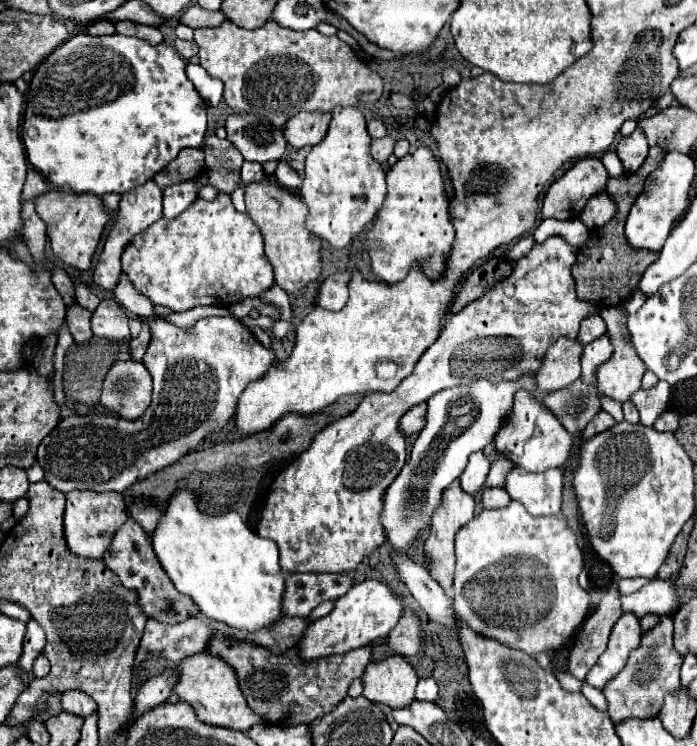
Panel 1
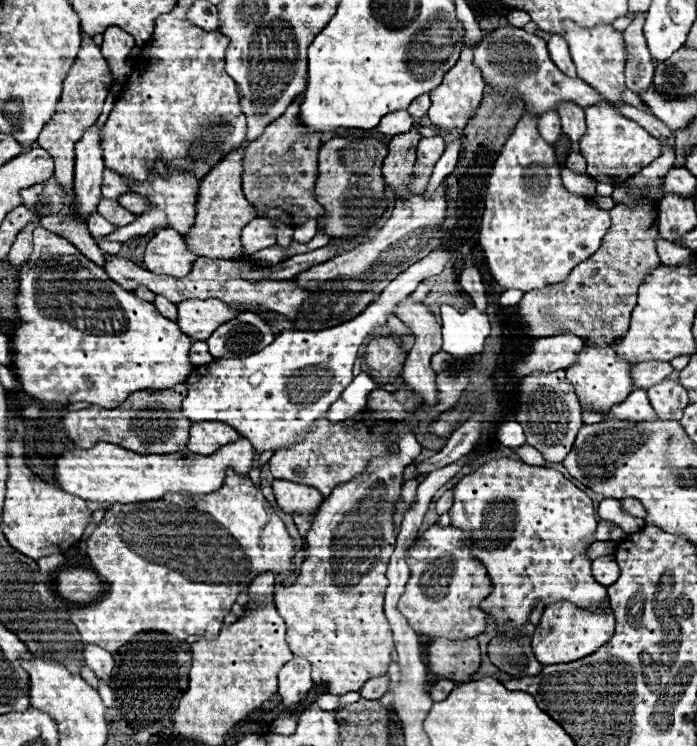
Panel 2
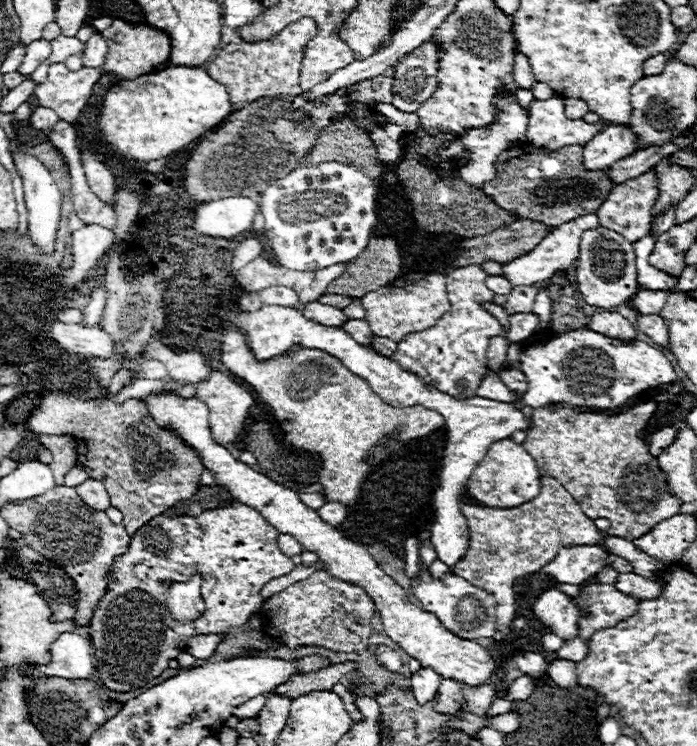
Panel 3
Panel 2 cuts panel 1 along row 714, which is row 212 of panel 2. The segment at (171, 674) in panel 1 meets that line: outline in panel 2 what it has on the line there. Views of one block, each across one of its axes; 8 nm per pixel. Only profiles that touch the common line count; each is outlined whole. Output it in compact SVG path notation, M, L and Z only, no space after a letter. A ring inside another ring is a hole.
M126 192L118 198L118 204L124 206L126 210L130 210L132 214L140 214L148 208L148 198L140 198L138 194L132 194L132 192Z

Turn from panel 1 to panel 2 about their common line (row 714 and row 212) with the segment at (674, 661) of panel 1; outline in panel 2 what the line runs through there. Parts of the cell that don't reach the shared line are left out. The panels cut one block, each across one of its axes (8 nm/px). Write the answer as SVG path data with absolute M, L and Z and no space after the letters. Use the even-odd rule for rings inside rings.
M662 196L654 198L650 206L640 208L614 206L610 210L612 226L592 258L580 262L566 282L530 290L522 296L516 308L528 338L548 338L570 332L580 336L586 346L606 346L626 334L630 314L636 306L638 286L644 282L644 276L660 264L656 254L658 210L654 206L660 198Z

